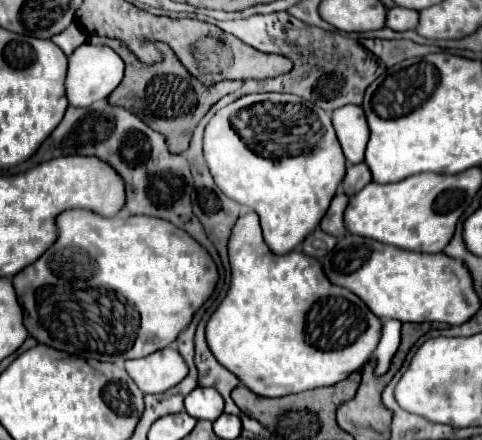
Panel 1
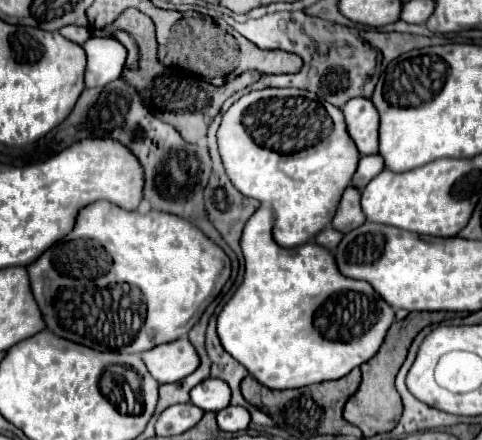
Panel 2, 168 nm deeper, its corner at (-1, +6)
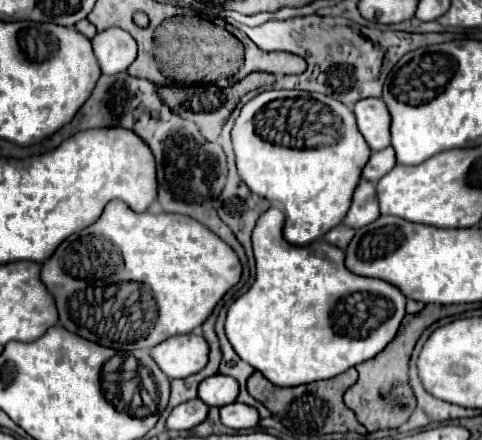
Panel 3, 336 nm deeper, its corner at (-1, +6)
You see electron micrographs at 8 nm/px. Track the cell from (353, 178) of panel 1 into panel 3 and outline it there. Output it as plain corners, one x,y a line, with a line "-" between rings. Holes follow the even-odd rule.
386,148
380,152
372,152
368,164
362,170
362,178
368,182
378,182
378,178
382,178
386,172
390,172
396,166
396,158
394,158
394,150

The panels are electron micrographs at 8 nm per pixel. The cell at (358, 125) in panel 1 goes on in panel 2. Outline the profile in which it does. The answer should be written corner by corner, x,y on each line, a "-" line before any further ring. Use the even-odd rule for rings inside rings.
354,98
342,108
348,134
360,154
378,154
378,110
368,98

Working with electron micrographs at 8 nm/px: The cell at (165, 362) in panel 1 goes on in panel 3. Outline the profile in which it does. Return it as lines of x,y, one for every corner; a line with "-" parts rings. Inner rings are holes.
198,332
172,336
150,350
158,368
170,378
188,378
208,362
208,344

